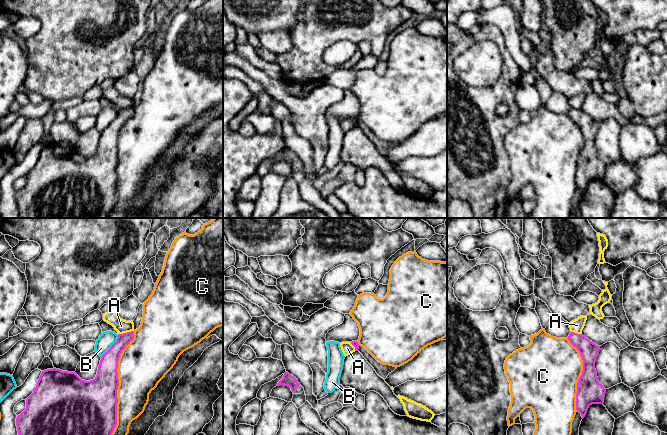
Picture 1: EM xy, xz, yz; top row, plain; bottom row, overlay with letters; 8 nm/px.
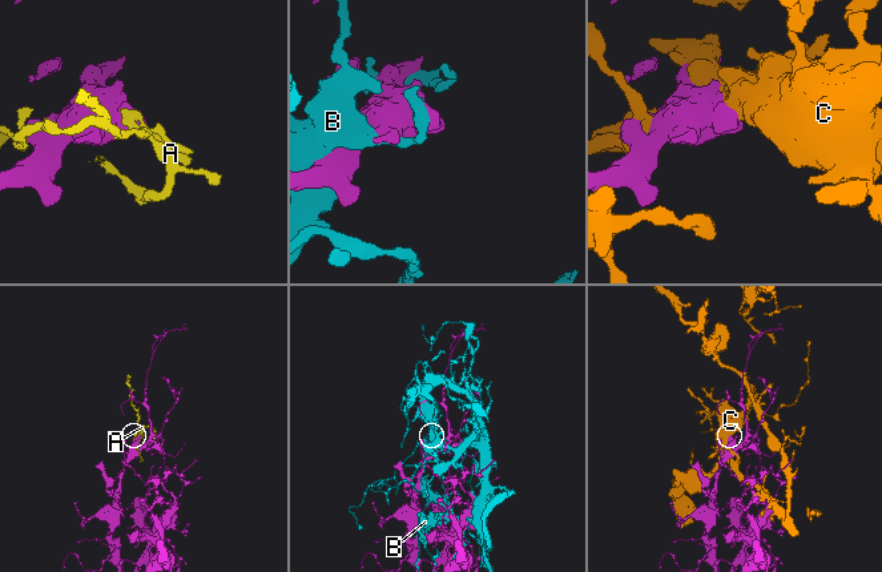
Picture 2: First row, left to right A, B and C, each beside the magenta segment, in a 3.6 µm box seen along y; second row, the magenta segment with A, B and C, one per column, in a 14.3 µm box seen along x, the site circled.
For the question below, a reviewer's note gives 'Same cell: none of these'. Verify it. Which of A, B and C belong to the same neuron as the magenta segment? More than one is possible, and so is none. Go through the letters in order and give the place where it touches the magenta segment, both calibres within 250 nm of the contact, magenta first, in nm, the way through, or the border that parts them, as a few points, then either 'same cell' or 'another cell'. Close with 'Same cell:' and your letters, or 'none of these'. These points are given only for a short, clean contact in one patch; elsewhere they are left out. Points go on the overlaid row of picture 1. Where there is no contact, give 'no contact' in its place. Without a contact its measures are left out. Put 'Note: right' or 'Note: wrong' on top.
Note: right
A: meets magenta in xy at (125, 333); 130 nm thick on the magenta side, 110 nm on the other; border along xy (132, 330), (119, 334); another cell
B: meets magenta in xy at (111, 346); 180 nm thick on the magenta side, 120 nm on the other; another cell
C: meets magenta in xy at (118, 383); 360 nm thick on the magenta side, 380 nm on the other; another cell
Same cell: none of these

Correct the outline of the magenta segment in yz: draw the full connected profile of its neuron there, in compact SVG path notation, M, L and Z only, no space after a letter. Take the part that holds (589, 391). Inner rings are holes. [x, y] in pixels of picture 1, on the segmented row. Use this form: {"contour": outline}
{"contour": "M570 332L567 338L583 360L583 371L577 383L576 410L584 418L590 405L604 403L606 389L598 381L595 369L600 346L574 332Z"}

